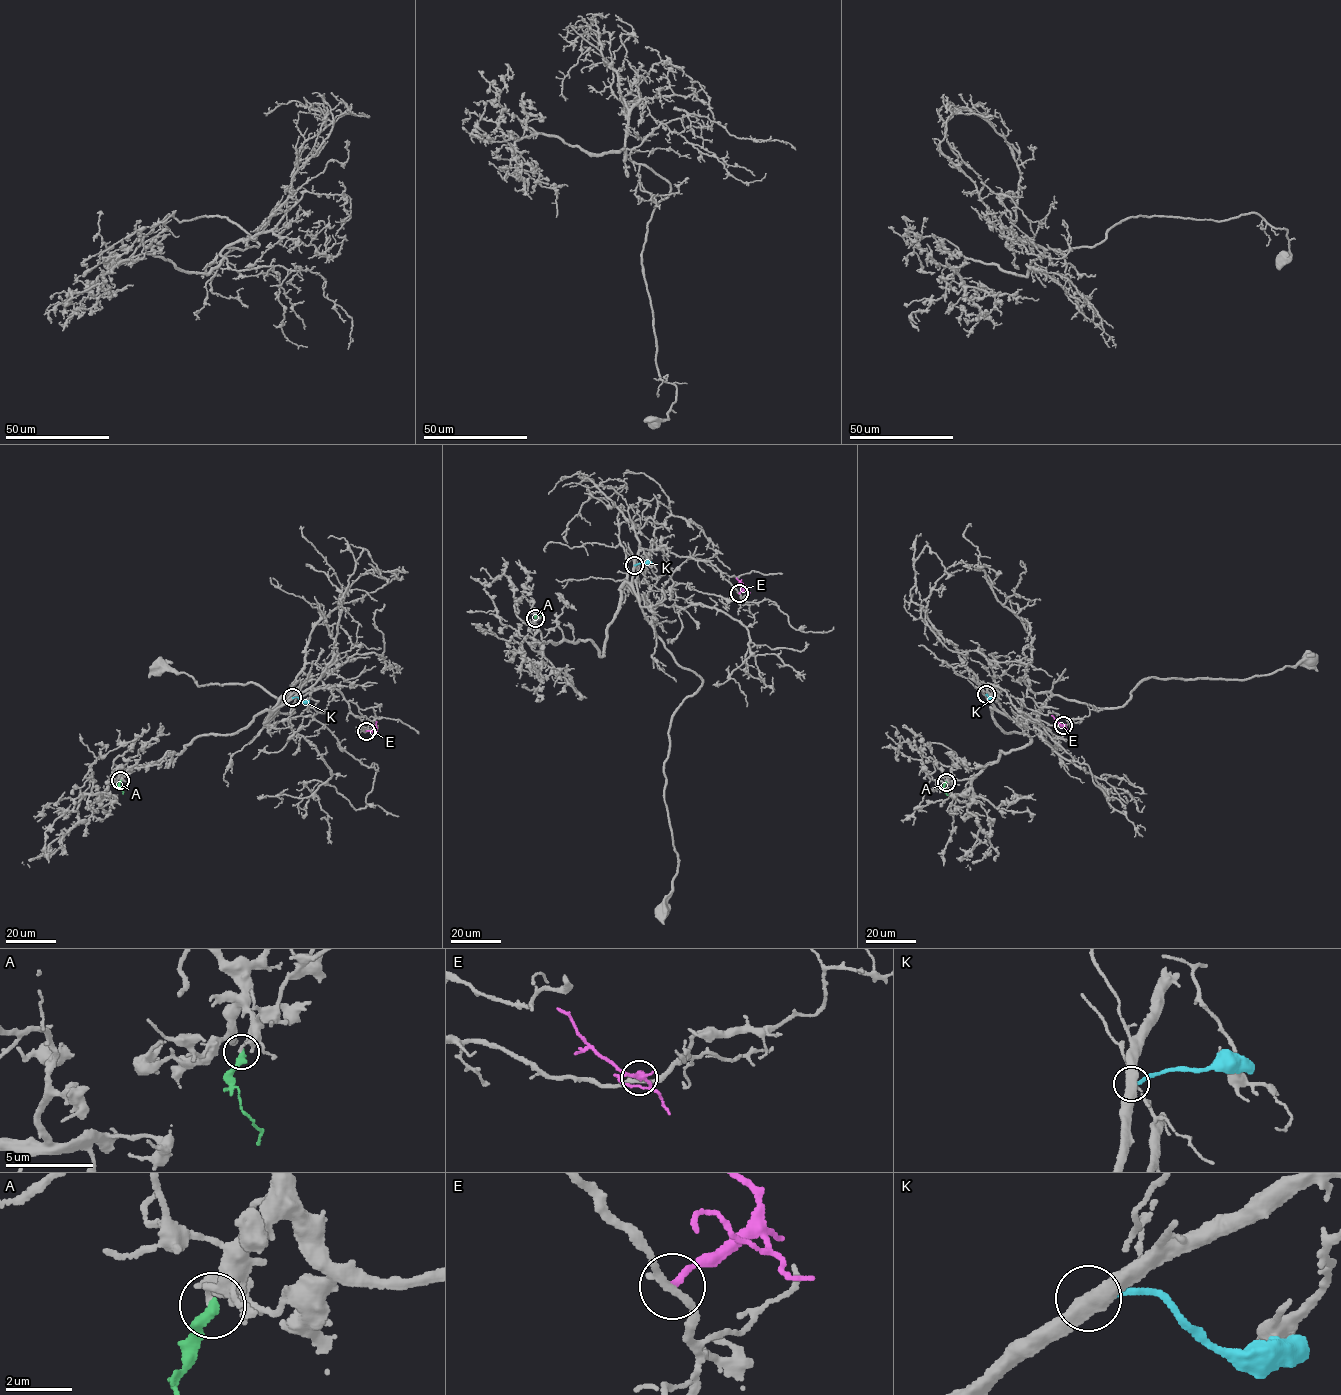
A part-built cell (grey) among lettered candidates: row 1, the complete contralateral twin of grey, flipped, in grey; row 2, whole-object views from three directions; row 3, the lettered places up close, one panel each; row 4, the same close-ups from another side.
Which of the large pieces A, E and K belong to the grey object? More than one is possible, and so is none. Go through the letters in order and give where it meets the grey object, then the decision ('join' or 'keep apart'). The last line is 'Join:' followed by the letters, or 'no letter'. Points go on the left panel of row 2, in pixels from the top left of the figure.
A: contact (120, 780); keep apart
E: contact (366, 731); keep apart
K: contact (292, 697); keep apart
Join: no letter

